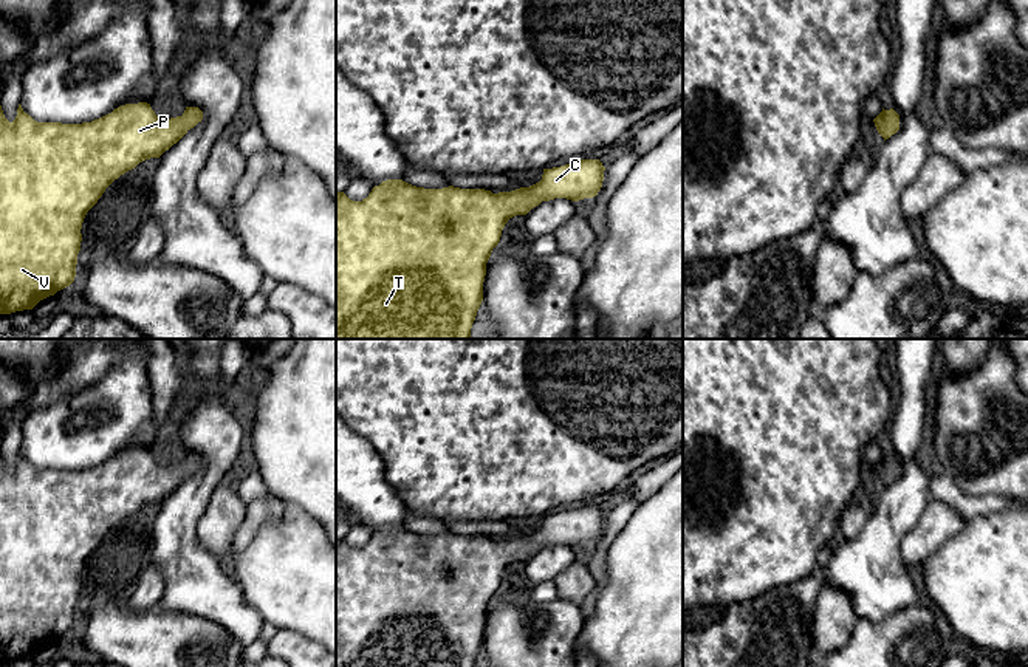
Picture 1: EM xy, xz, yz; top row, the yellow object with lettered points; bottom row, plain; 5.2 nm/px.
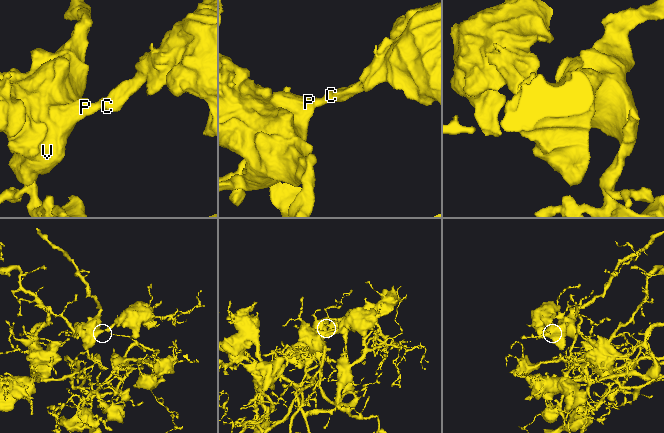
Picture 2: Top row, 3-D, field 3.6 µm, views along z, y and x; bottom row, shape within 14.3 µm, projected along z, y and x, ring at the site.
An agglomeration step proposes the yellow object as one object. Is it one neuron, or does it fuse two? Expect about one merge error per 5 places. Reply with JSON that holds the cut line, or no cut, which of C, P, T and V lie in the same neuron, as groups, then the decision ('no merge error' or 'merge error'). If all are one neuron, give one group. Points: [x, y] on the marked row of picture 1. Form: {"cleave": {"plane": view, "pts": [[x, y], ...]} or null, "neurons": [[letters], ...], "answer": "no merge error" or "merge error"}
{"cleave": null, "neurons": [["C", "P", "T", "V"]], "answer": "no merge error"}

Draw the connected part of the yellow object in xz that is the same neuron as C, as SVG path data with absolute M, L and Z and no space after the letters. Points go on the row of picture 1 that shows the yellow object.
M579 159L560 167L543 169L542 180L529 187L499 193L485 189L460 189L454 186L424 189L403 180L382 181L362 201L353 201L344 192L336 192L336 339L471 339L471 328L483 302L486 263L492 249L499 245L508 220L516 215L526 215L542 201L554 198L579 201L596 197L602 187L604 170L605 167L599 159Z

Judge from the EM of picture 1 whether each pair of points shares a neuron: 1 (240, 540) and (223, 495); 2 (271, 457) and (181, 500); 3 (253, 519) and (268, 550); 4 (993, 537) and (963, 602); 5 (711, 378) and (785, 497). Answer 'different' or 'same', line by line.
1: different
2: different
3: different
4: same
5: same

